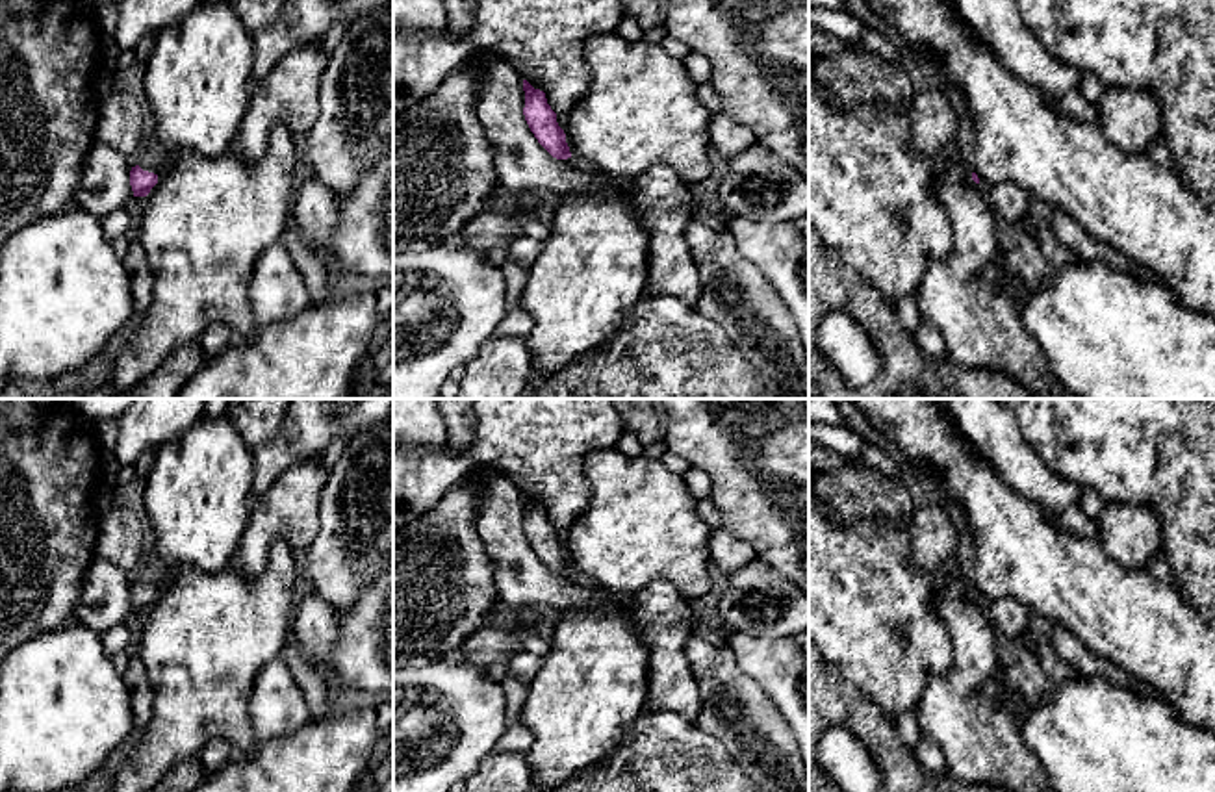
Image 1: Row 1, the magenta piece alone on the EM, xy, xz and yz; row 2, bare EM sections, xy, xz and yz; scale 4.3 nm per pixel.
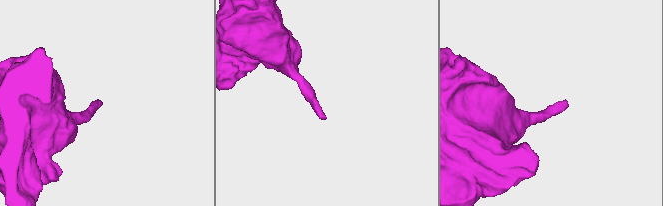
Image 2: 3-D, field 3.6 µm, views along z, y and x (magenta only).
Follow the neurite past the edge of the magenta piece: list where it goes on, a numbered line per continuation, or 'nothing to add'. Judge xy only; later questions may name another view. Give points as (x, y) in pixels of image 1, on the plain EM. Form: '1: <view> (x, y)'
1: xy (199, 492)

